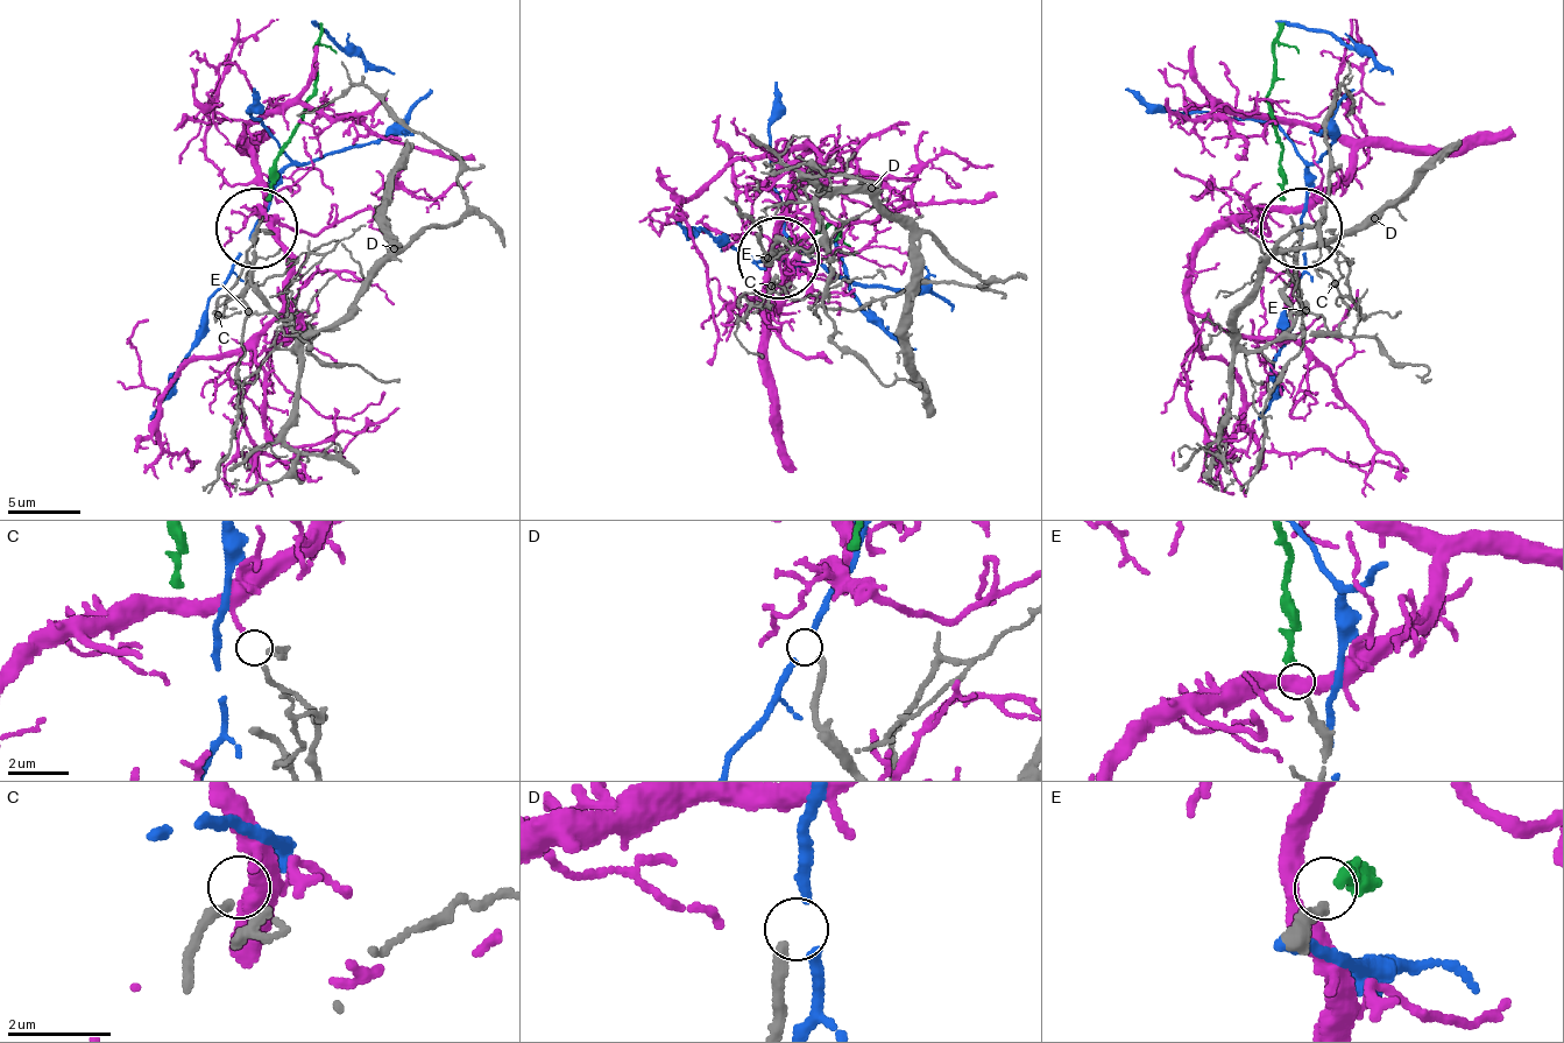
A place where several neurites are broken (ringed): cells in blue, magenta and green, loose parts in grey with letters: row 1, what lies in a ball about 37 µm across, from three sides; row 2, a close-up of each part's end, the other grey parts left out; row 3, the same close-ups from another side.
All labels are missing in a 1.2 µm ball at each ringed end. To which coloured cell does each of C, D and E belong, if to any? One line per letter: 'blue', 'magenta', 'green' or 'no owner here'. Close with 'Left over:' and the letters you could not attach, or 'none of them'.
C: magenta
D: no owner here
E: green
Left over: D

